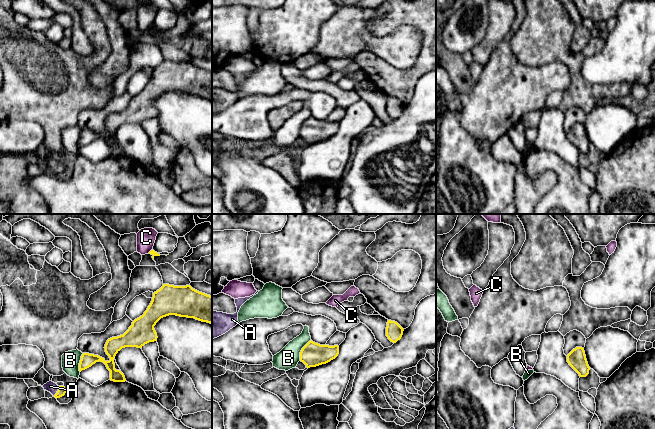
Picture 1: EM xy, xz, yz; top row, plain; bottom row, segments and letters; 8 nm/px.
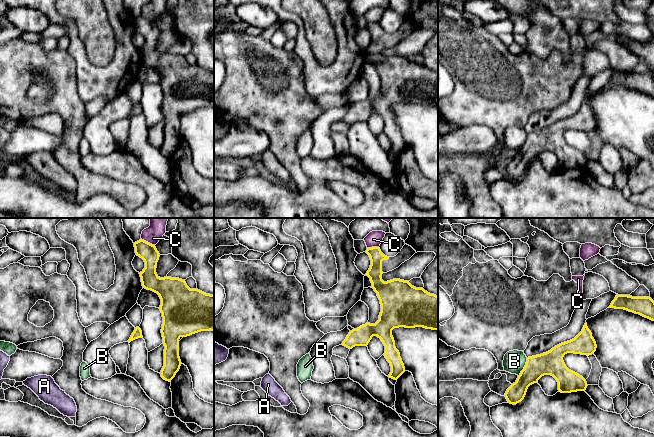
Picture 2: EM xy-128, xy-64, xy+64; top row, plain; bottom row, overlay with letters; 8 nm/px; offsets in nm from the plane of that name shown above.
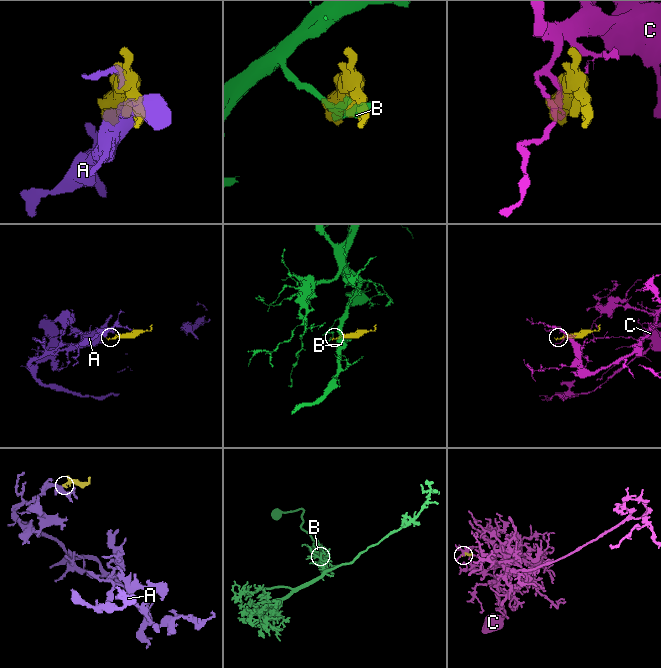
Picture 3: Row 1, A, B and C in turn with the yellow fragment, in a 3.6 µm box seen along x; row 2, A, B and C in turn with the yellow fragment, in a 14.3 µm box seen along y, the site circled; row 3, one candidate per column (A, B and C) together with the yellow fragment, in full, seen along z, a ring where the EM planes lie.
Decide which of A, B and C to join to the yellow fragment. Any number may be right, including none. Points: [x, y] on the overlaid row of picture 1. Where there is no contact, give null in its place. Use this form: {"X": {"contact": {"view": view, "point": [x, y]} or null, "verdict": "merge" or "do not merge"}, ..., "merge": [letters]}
{"A": {"contact": {"view": "xy", "point": [57, 391]}, "verdict": "merge"}, "B": {"contact": {"view": "xz", "point": [301, 350]}, "verdict": "do not merge"}, "C": {"contact": {"view": "xy", "point": [151, 250]}, "verdict": "do not merge"}, "merge": ["A"]}

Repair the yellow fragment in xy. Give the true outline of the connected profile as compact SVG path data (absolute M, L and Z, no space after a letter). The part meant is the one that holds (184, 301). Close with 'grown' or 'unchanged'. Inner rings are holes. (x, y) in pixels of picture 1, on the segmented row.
M163 284L153 293L152 301L142 316L135 319L129 329L120 336L112 337L105 344L105 352L110 360L83 353L79 363L79 371L91 367L96 362L103 362L110 371L110 380L125 382L125 376L115 369L114 358L125 347L142 348L149 342L157 341L154 329L156 323L163 317L176 315L194 318L212 324L212 296L193 289L190 285L174 286Z; unchanged

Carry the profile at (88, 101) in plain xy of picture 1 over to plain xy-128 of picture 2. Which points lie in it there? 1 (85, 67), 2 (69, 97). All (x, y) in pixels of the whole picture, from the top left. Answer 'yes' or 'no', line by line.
1: no
2: yes

